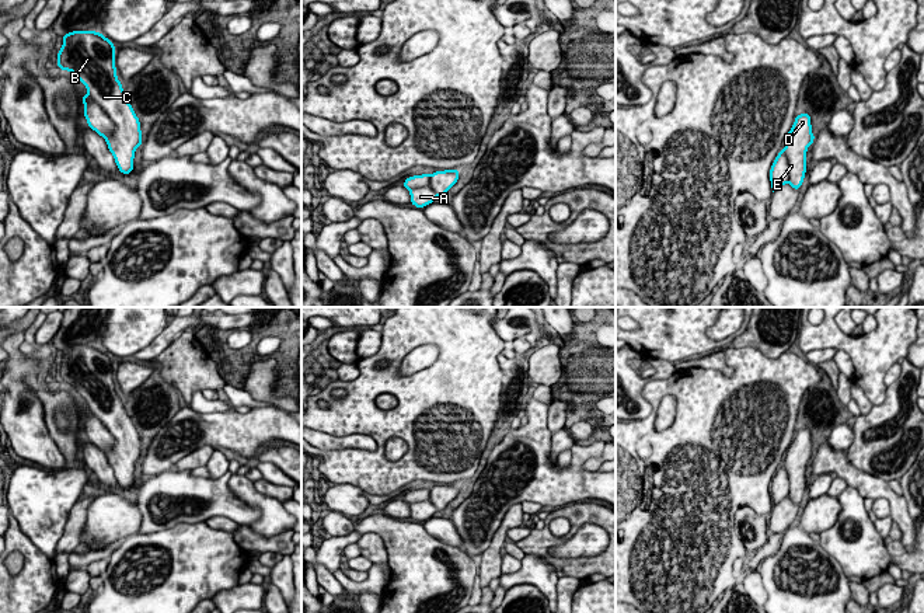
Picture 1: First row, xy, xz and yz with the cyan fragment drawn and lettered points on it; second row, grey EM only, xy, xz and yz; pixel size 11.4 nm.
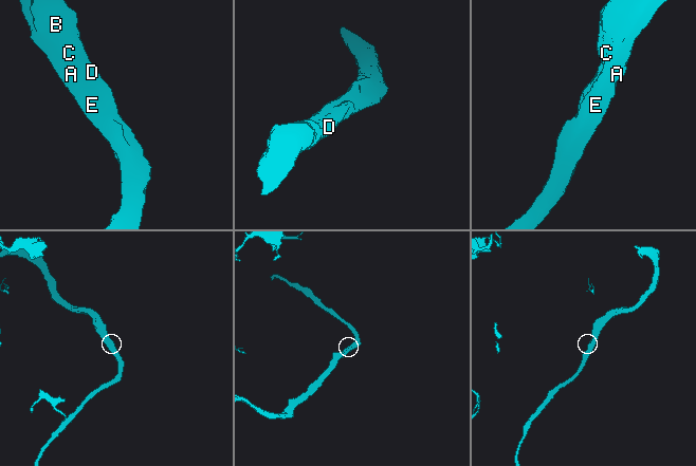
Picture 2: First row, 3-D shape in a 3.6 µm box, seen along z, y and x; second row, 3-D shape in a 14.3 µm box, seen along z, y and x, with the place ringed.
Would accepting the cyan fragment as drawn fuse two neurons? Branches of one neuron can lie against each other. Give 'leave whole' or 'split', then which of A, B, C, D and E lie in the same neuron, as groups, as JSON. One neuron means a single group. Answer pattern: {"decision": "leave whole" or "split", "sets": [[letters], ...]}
{"decision": "leave whole", "sets": [["A", "B", "C", "D", "E"]]}

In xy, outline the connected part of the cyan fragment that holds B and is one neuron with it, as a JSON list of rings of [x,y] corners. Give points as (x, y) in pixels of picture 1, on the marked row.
[[[73,31],[62,38],[59,69],[70,70],[86,86],[83,114],[88,126],[105,139],[119,171],[130,174],[142,130],[116,77],[114,43],[95,31]]]

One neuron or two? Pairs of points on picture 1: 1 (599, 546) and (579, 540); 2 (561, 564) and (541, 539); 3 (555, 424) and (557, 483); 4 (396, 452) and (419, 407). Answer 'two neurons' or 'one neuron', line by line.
1: one neuron
2: one neuron
3: two neurons
4: two neurons

